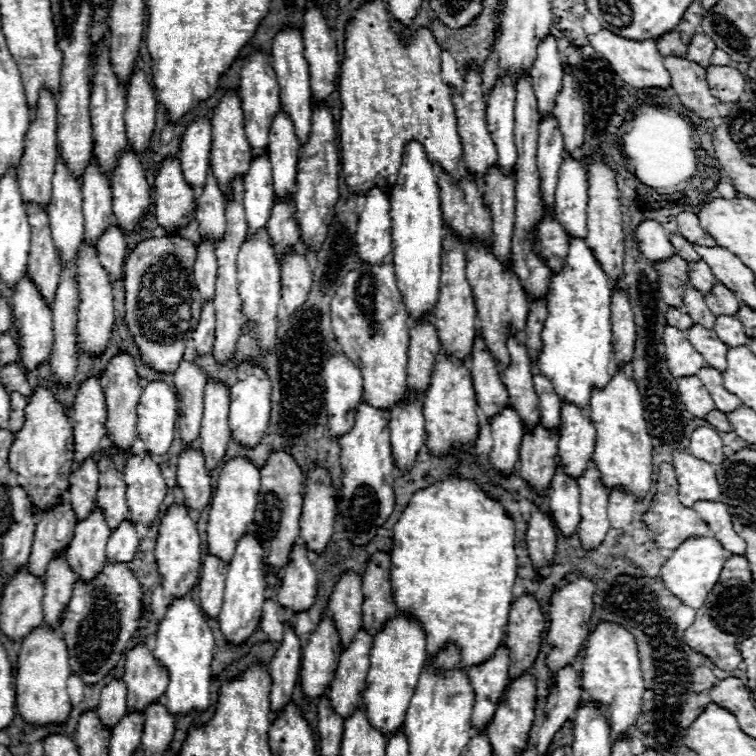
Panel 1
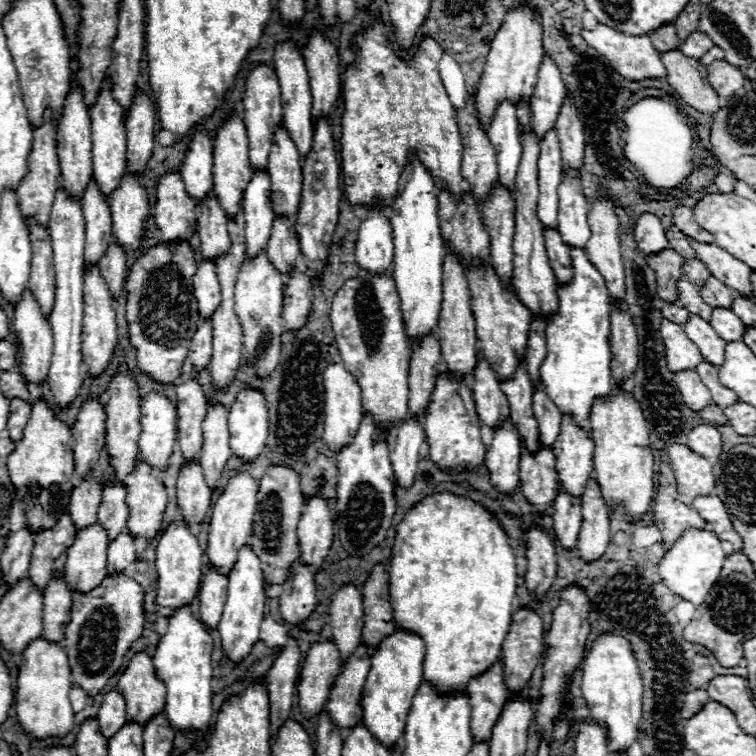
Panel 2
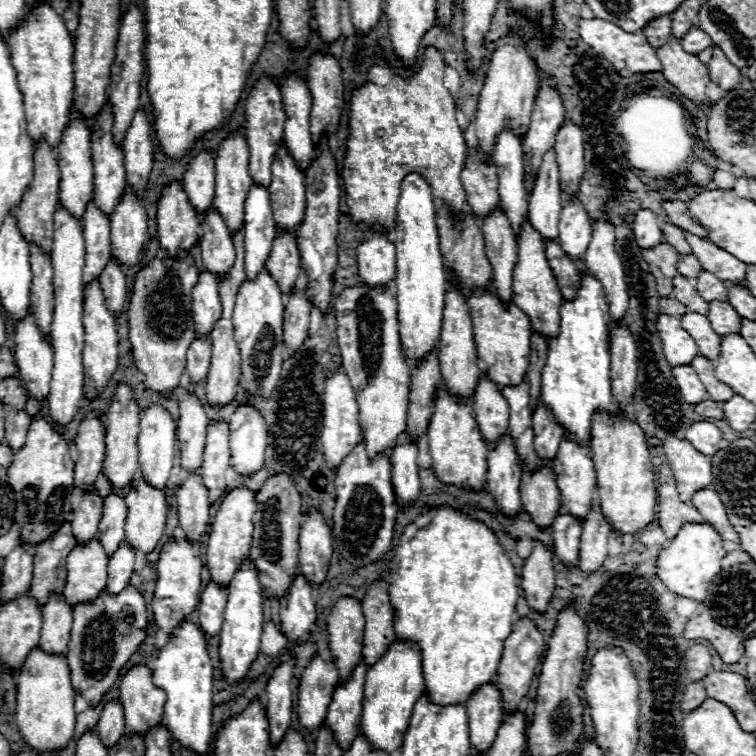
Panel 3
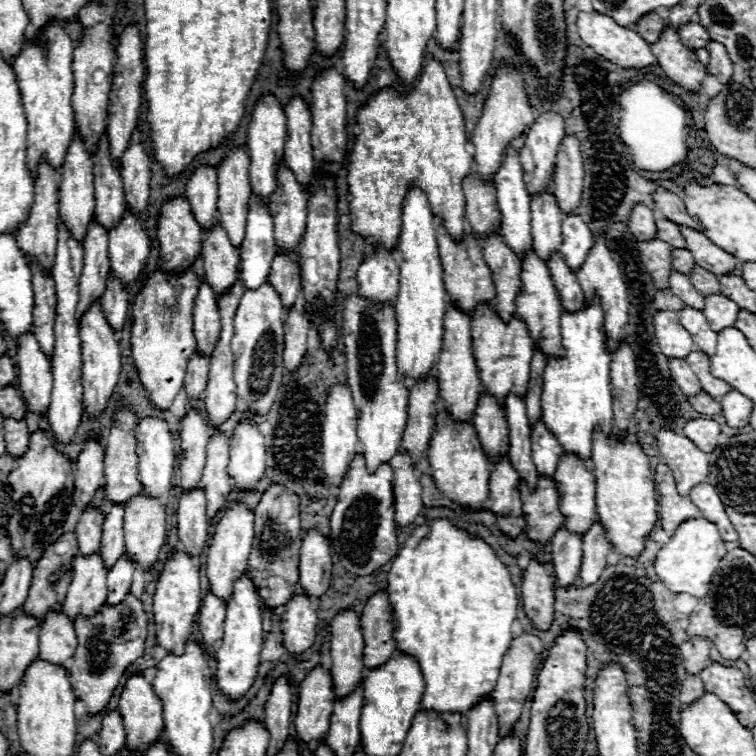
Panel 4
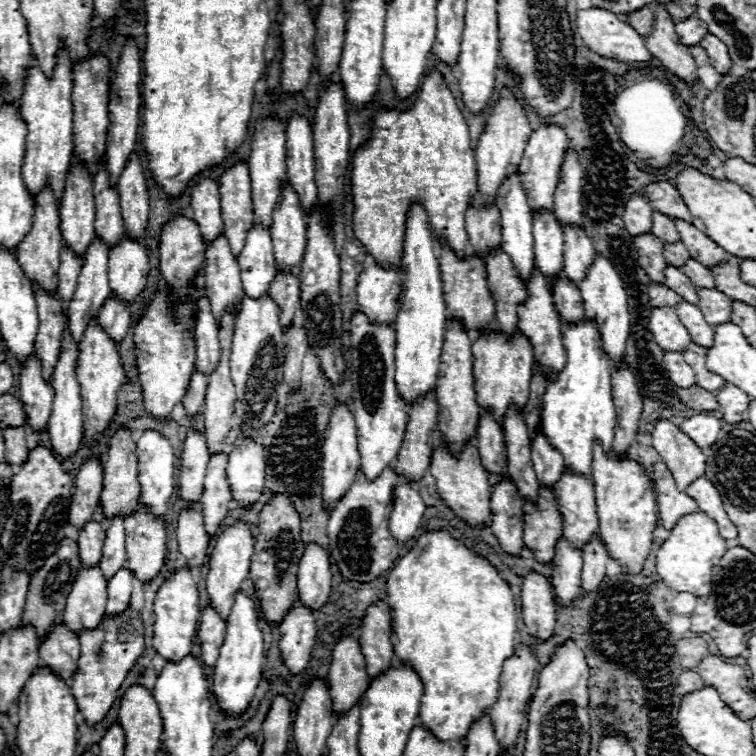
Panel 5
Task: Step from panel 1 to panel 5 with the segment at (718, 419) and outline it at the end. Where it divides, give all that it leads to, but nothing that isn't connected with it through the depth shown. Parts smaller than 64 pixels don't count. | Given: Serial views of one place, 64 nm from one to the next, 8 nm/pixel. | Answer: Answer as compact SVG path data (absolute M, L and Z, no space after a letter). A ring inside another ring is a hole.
M690 386L690 388L678 388L676 396L680 402L684 402L688 408L694 410L702 410L702 412L710 412L710 410L718 410L718 402L716 396L700 386Z

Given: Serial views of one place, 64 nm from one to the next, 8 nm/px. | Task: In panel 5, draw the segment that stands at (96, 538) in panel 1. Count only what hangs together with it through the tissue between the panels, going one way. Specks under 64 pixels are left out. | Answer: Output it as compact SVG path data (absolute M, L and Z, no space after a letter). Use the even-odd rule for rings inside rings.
M100 568L80 570L64 610L64 624L68 630L80 636L82 630L96 628L106 614L106 596L106 580Z

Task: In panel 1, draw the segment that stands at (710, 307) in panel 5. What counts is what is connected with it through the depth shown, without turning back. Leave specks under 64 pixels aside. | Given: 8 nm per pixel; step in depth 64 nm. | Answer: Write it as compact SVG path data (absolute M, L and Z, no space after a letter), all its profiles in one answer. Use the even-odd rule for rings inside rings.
M718 316L716 324L714 324L716 334L720 336L720 340L724 340L726 346L740 346L746 344L746 334L744 334L744 326L740 324L738 318L734 316Z

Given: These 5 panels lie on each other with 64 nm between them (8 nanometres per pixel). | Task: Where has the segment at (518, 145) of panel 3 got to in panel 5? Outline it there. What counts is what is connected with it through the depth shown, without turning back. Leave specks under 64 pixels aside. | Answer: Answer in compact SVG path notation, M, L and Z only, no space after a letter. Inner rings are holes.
M518 174L508 178L500 186L498 208L500 208L500 222L502 222L502 248L504 252L508 252L520 280L526 284L534 270L534 238L532 238L532 216L530 216L530 208L528 208L526 194L524 194Z

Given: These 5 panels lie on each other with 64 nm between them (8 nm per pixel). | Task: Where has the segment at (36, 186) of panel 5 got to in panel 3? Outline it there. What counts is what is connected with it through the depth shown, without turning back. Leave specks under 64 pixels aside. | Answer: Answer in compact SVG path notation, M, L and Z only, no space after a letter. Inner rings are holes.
M42 4L34 10L34 14L26 16L26 22L18 30L14 30L8 36L8 46L24 100L28 136L32 138L34 148L44 138L56 150L70 122L74 94L74 68L72 68L74 42L64 26L64 20L54 12L54 8Z

